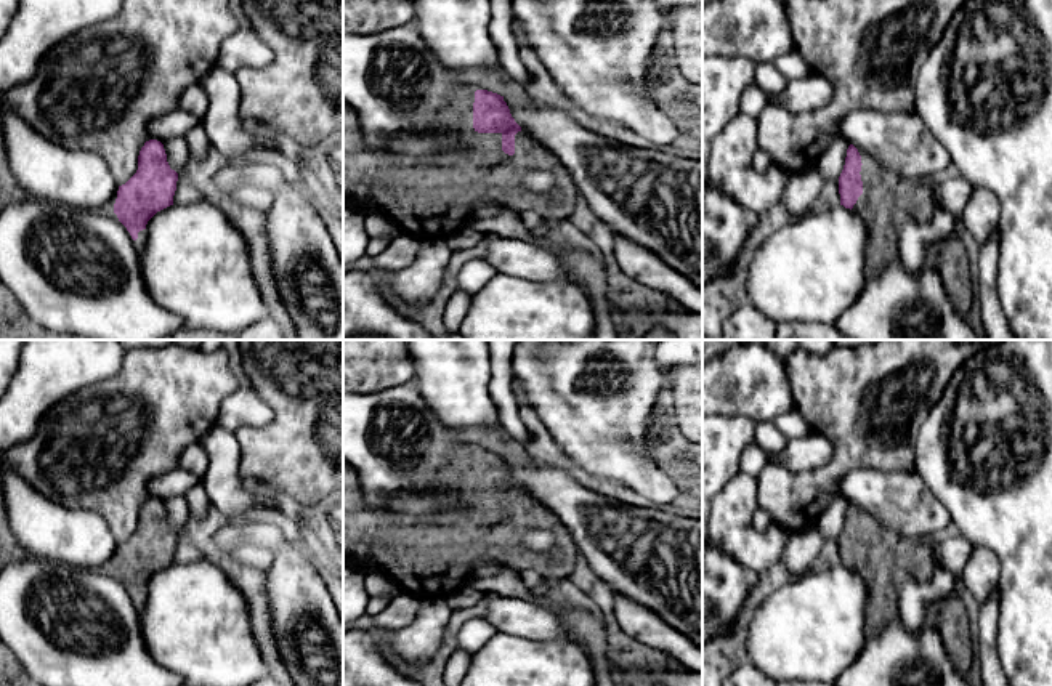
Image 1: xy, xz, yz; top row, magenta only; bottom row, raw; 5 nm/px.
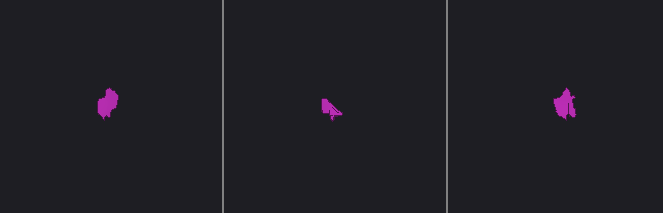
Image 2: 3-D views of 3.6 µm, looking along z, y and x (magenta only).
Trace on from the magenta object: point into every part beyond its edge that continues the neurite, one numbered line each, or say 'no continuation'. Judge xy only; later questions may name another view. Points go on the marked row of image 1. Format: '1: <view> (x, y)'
1: xy (140, 242)

